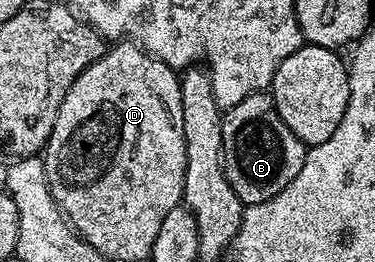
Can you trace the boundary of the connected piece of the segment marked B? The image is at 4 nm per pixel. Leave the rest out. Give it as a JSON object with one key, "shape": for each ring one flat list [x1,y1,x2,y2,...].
{"shape":[[257,92,234,104,222,118,224,175,244,206,278,196,302,172,306,147,280,118,271,93]]}

